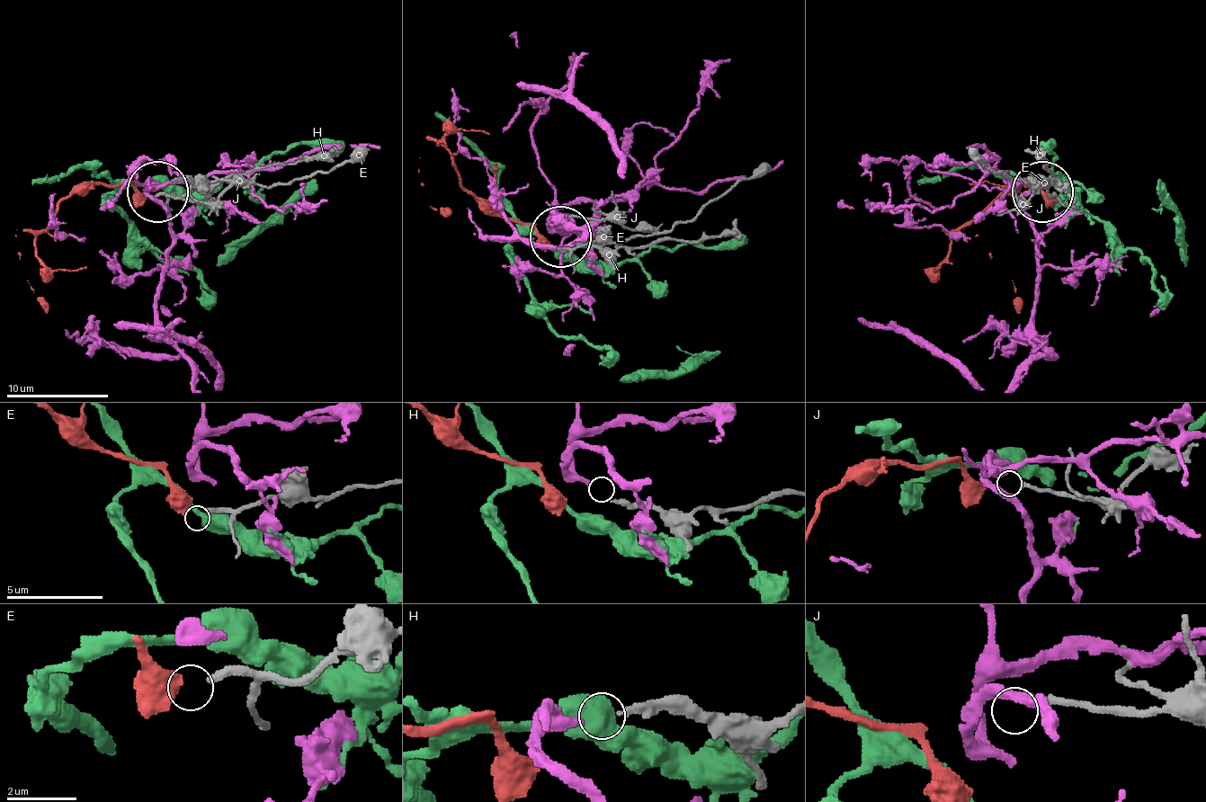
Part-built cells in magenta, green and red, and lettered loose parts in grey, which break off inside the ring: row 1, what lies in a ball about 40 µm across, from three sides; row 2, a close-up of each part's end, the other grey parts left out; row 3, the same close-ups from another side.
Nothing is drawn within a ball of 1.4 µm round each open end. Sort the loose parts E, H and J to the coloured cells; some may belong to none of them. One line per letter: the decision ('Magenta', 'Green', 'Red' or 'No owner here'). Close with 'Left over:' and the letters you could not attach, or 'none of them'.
E: No owner here
H: Magenta
J: No owner here
Left over: E, J

